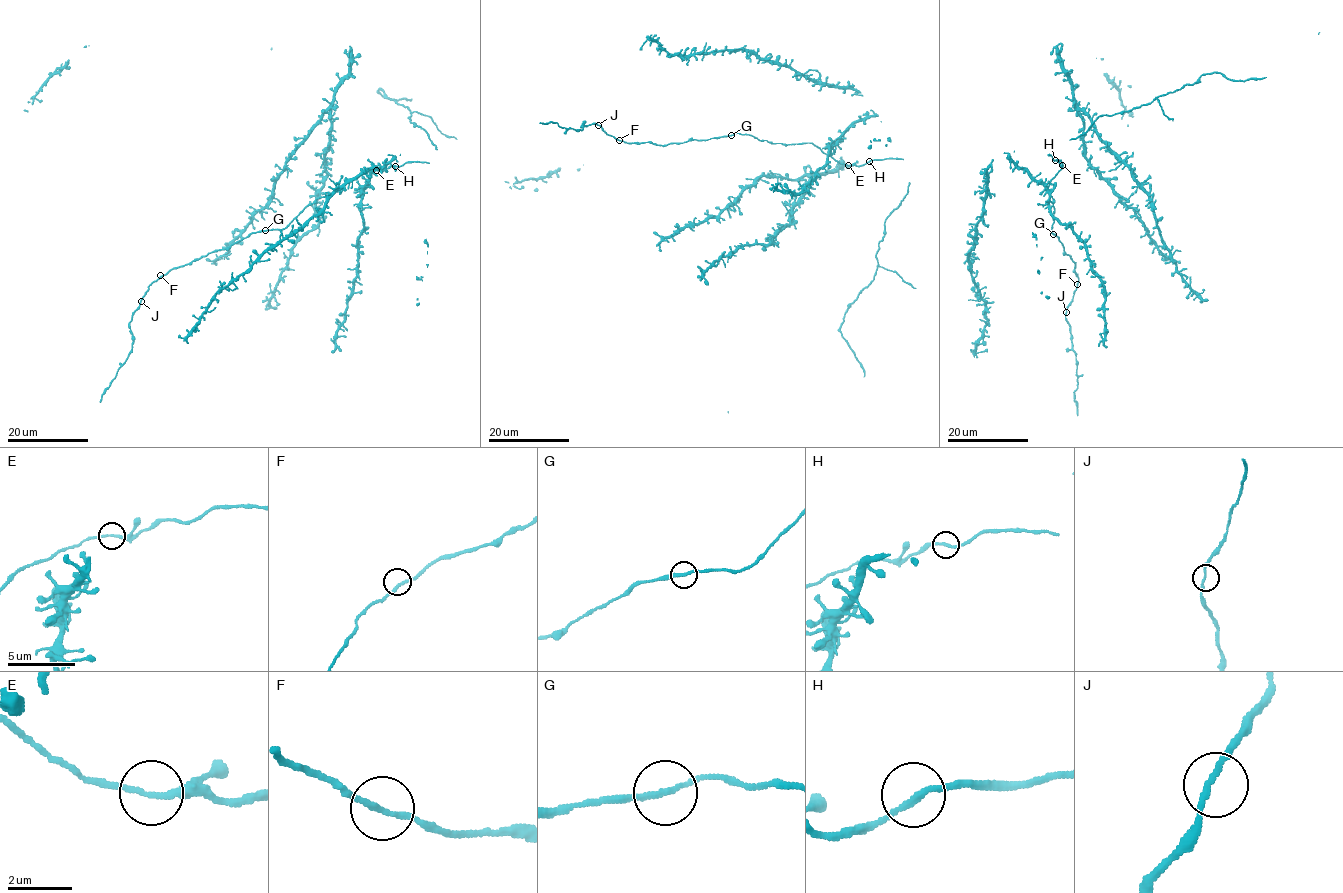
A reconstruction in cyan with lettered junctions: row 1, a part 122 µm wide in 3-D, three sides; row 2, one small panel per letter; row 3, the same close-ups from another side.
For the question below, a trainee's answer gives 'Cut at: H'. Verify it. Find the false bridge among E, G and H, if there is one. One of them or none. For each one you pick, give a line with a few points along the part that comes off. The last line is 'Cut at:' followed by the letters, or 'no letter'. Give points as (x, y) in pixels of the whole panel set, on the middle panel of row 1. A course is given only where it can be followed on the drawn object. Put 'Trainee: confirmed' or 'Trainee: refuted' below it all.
Cut at: no letter
Trainee: refuted

